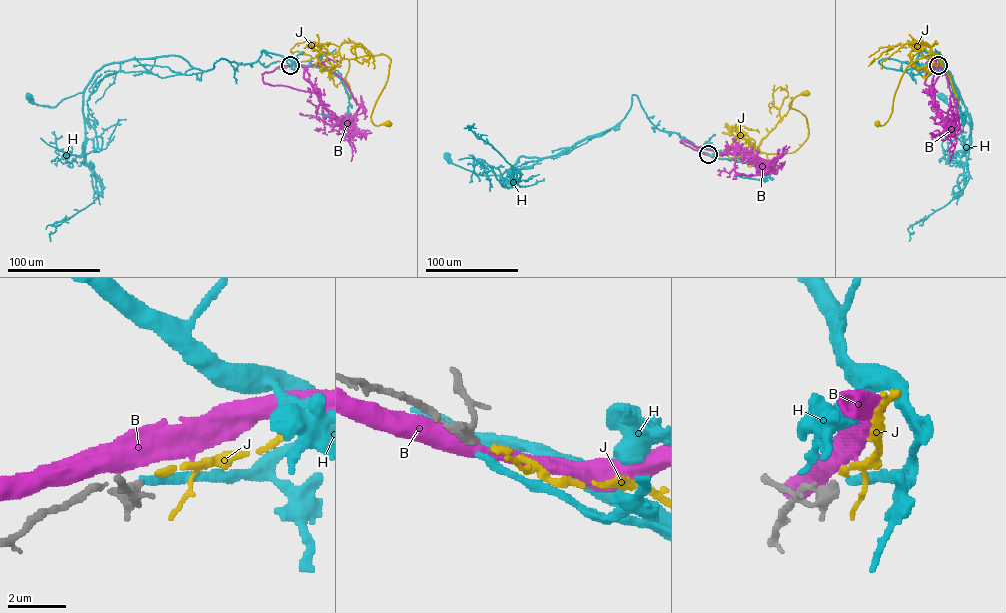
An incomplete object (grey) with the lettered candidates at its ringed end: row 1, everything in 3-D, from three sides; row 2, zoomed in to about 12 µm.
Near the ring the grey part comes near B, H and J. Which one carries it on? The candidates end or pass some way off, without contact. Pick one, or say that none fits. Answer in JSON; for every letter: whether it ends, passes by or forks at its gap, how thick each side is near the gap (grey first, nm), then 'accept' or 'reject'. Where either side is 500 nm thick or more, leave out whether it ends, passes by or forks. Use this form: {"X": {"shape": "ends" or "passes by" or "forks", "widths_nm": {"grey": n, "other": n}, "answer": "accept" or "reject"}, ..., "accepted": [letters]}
{"B": {"widths_nm": {"grey": 240, "other": 700}, "answer": "reject"}, "H": {"shape": "ends", "widths_nm": {"grey": 240, "other": 300}, "answer": "reject"}, "J": {"shape": "ends", "widths_nm": {"grey": 240, "other": 200}, "answer": "accept"}, "accepted": ["J"]}

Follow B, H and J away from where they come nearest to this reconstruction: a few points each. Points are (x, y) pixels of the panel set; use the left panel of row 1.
B: (290, 65), (299, 64), (304, 68), (304, 77), (321, 102), (349, 130), (343, 137), (351, 146), (351, 161)
H: (290, 65), (263, 50), (206, 71), (174, 55), (135, 59), (106, 64), (54, 106), (28, 96)
J: (290, 65), (334, 53), (349, 59), (387, 55), (391, 62), (389, 74), (371, 120), (376, 125), (387, 123)

